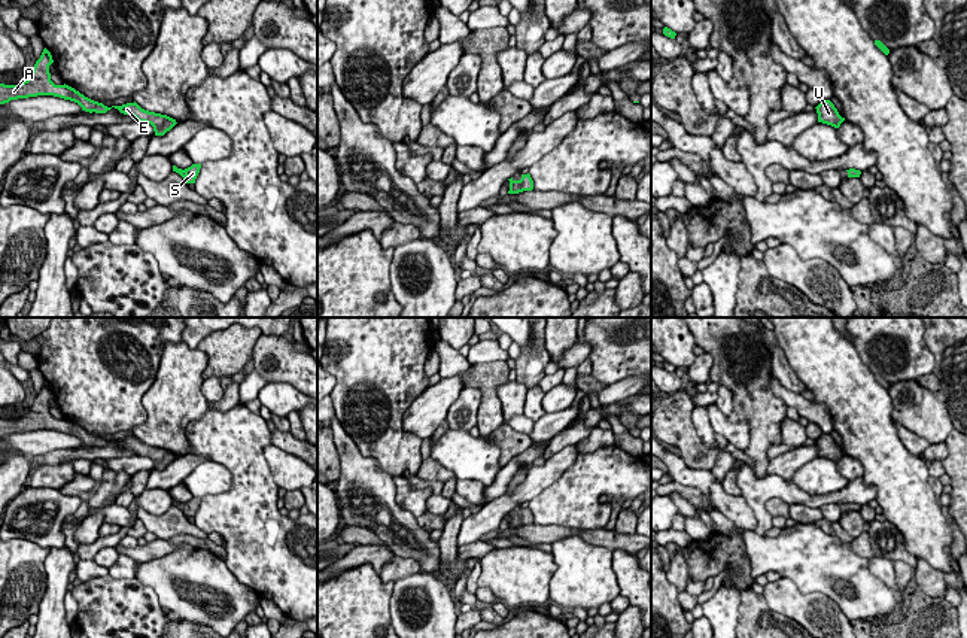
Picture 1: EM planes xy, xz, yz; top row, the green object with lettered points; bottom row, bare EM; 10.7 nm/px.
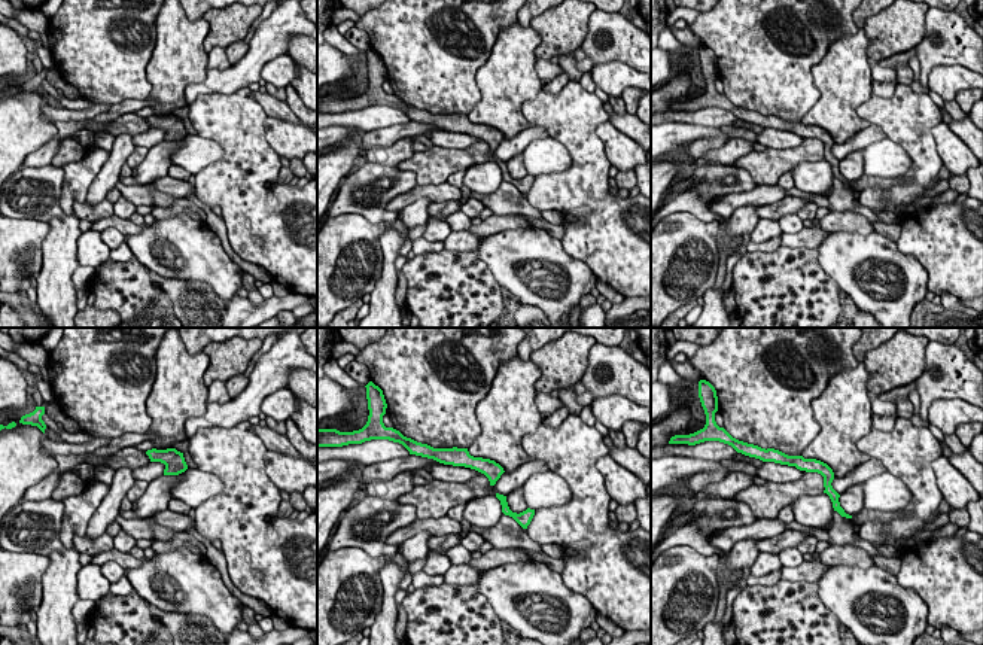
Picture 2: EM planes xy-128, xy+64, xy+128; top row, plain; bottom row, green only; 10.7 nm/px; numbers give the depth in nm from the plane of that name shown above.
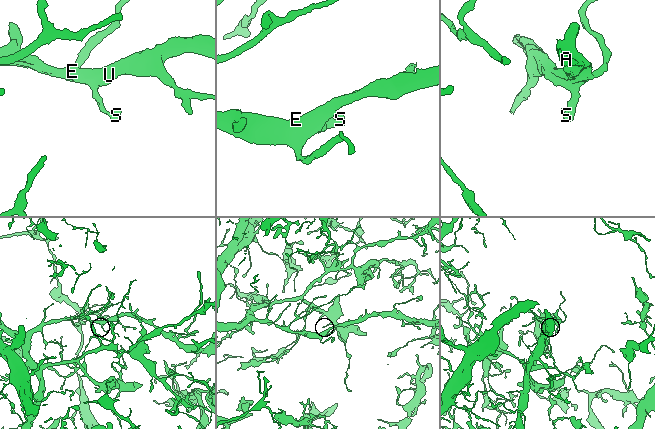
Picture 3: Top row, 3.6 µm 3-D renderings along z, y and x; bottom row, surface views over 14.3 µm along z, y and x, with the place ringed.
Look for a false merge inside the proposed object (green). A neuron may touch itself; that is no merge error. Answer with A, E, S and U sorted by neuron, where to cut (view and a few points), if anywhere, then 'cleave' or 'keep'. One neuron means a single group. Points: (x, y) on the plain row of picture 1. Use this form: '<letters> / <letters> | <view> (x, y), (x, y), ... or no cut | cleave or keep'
A E S U | no cut | keep

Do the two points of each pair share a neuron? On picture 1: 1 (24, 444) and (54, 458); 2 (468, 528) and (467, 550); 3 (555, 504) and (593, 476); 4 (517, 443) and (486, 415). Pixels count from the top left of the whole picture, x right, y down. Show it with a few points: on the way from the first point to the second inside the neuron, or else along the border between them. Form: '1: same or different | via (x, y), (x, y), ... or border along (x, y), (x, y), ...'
1: different | border along (81, 444), (33, 456)
2: different | border along (479, 540), (458, 547)
3: same | via (563, 503), (584, 483)
4: different | border along (504, 422), (482, 437)

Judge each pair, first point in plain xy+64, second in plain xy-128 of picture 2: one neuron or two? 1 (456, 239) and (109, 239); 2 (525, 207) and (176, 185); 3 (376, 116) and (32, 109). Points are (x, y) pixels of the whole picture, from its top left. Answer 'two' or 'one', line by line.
1: two
2: two
3: two

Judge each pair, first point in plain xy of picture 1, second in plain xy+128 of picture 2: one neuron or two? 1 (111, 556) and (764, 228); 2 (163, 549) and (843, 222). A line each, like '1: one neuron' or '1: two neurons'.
1: one neuron
2: one neuron

